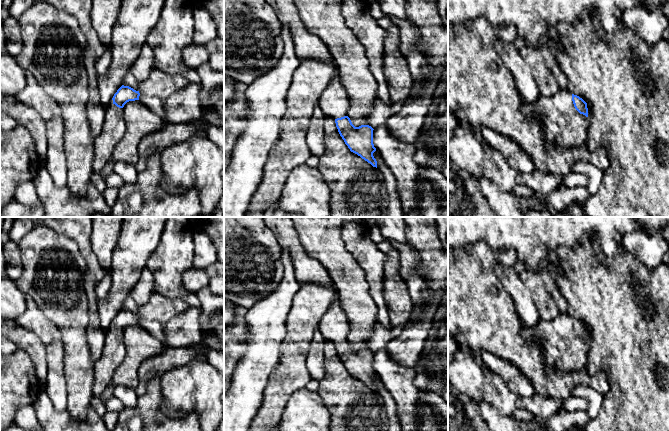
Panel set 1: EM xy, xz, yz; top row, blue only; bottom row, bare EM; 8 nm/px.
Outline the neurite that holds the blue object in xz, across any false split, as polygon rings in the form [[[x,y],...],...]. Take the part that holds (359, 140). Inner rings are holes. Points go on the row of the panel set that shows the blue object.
[[[339,76],[330,81],[320,96],[318,106],[326,116],[335,120],[338,132],[350,151],[377,168],[377,161],[373,156],[376,151],[373,144],[374,129],[369,125],[355,127],[352,124],[347,116],[350,102]]]

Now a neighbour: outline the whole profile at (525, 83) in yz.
[[[496,38],[494,47],[511,72],[517,91],[525,103],[536,102],[541,96],[537,83],[531,68],[525,63],[515,44]]]

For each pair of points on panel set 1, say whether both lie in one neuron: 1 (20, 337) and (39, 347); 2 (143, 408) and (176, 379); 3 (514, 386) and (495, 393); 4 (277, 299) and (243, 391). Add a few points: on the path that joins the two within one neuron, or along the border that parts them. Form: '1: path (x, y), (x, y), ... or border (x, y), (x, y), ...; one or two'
1: path (25, 340), (34, 347); one
2: border (160, 377), (161, 408), (169, 415); two
3: border (492, 371), (500, 377), (503, 383), (516, 396); two
4: path (266, 322), (266, 335), (261, 356), (254, 368); one

